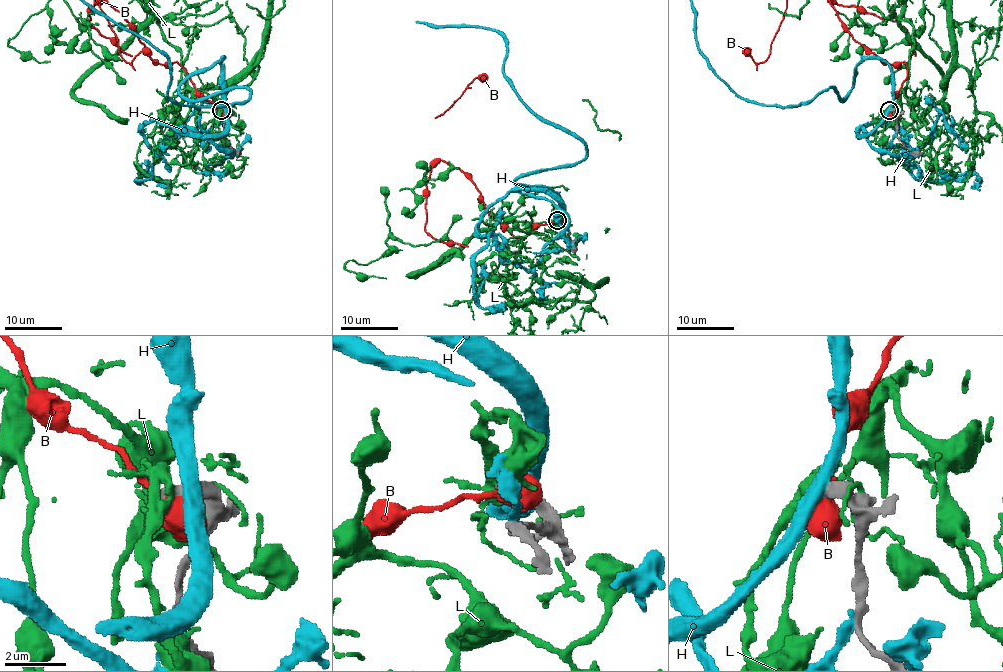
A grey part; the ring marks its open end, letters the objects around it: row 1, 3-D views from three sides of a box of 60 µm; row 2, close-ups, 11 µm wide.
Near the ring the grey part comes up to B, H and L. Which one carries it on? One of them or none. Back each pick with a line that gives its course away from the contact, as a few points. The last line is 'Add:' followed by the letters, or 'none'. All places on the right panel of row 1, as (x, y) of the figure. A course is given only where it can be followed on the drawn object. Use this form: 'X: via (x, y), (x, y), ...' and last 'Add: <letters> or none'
Add: none

